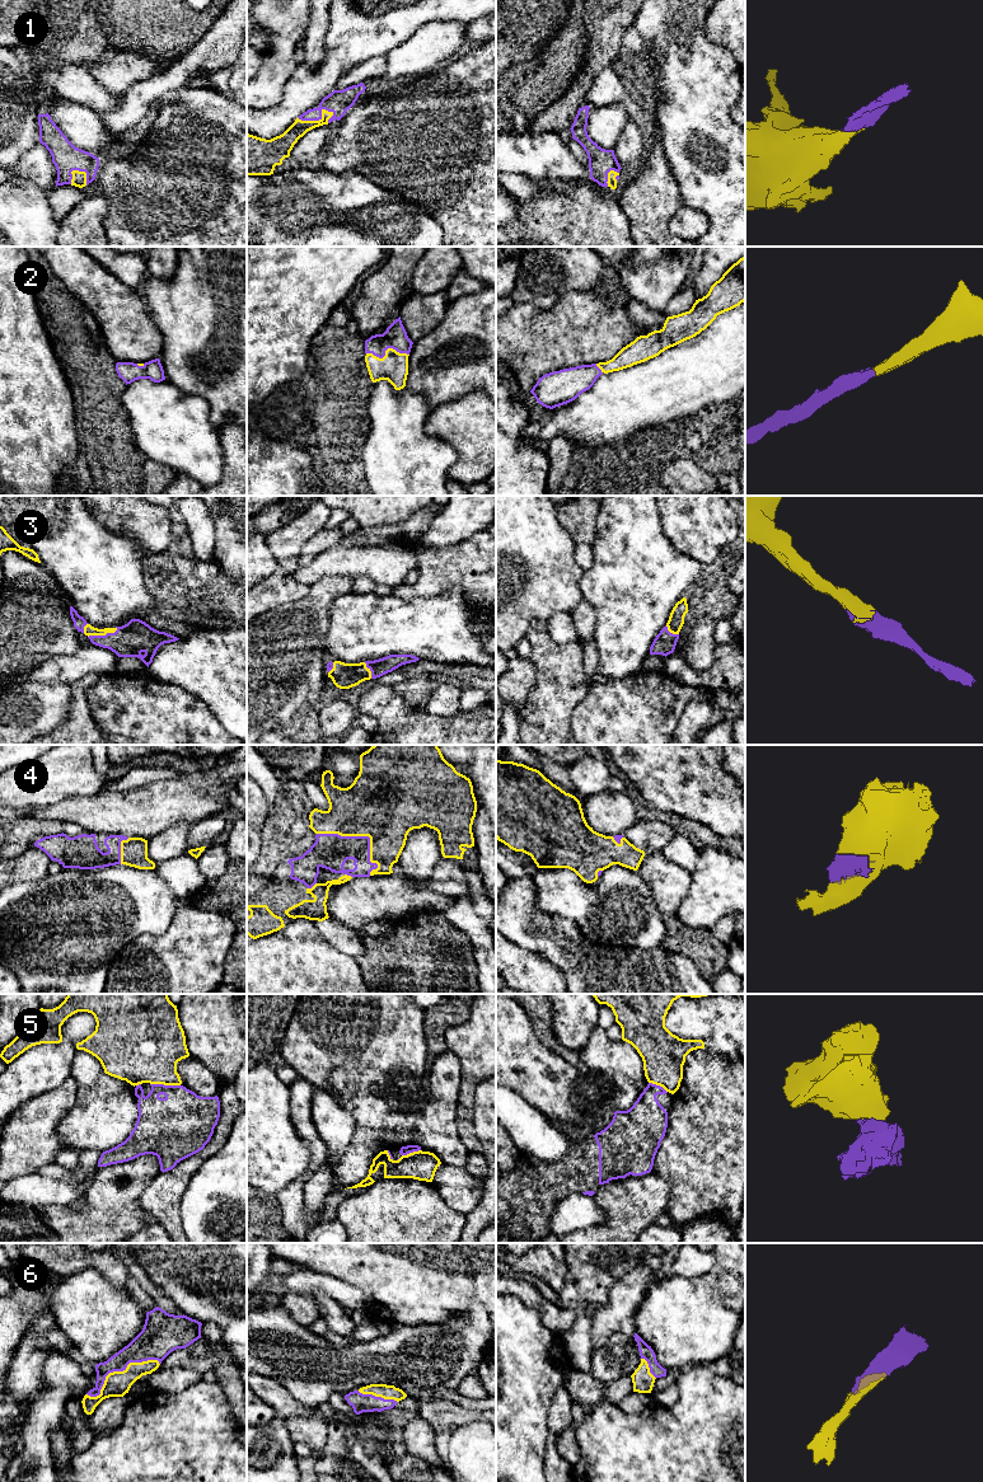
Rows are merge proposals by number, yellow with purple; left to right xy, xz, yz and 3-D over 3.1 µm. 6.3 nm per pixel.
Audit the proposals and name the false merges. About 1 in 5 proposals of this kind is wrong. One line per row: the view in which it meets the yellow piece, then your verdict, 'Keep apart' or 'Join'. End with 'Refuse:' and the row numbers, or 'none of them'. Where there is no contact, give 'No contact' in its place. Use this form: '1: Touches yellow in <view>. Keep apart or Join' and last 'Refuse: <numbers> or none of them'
1: Touches yellow in xz. Join
2: Touches yellow in xz. Join
3: Touches yellow in xy. Join
4: Touches yellow in xz. Join
5: Touches yellow in xy. Keep apart
6: Touches yellow in xy. Join
Refuse: 5

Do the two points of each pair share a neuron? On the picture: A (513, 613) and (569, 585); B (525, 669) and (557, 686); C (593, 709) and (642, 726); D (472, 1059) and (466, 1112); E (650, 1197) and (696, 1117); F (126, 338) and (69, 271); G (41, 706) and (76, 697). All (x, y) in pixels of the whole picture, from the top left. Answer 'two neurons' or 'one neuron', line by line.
A: one neuron
B: two neurons
C: one neuron
D: one neuron
E: two neurons
F: one neuron
G: two neurons

